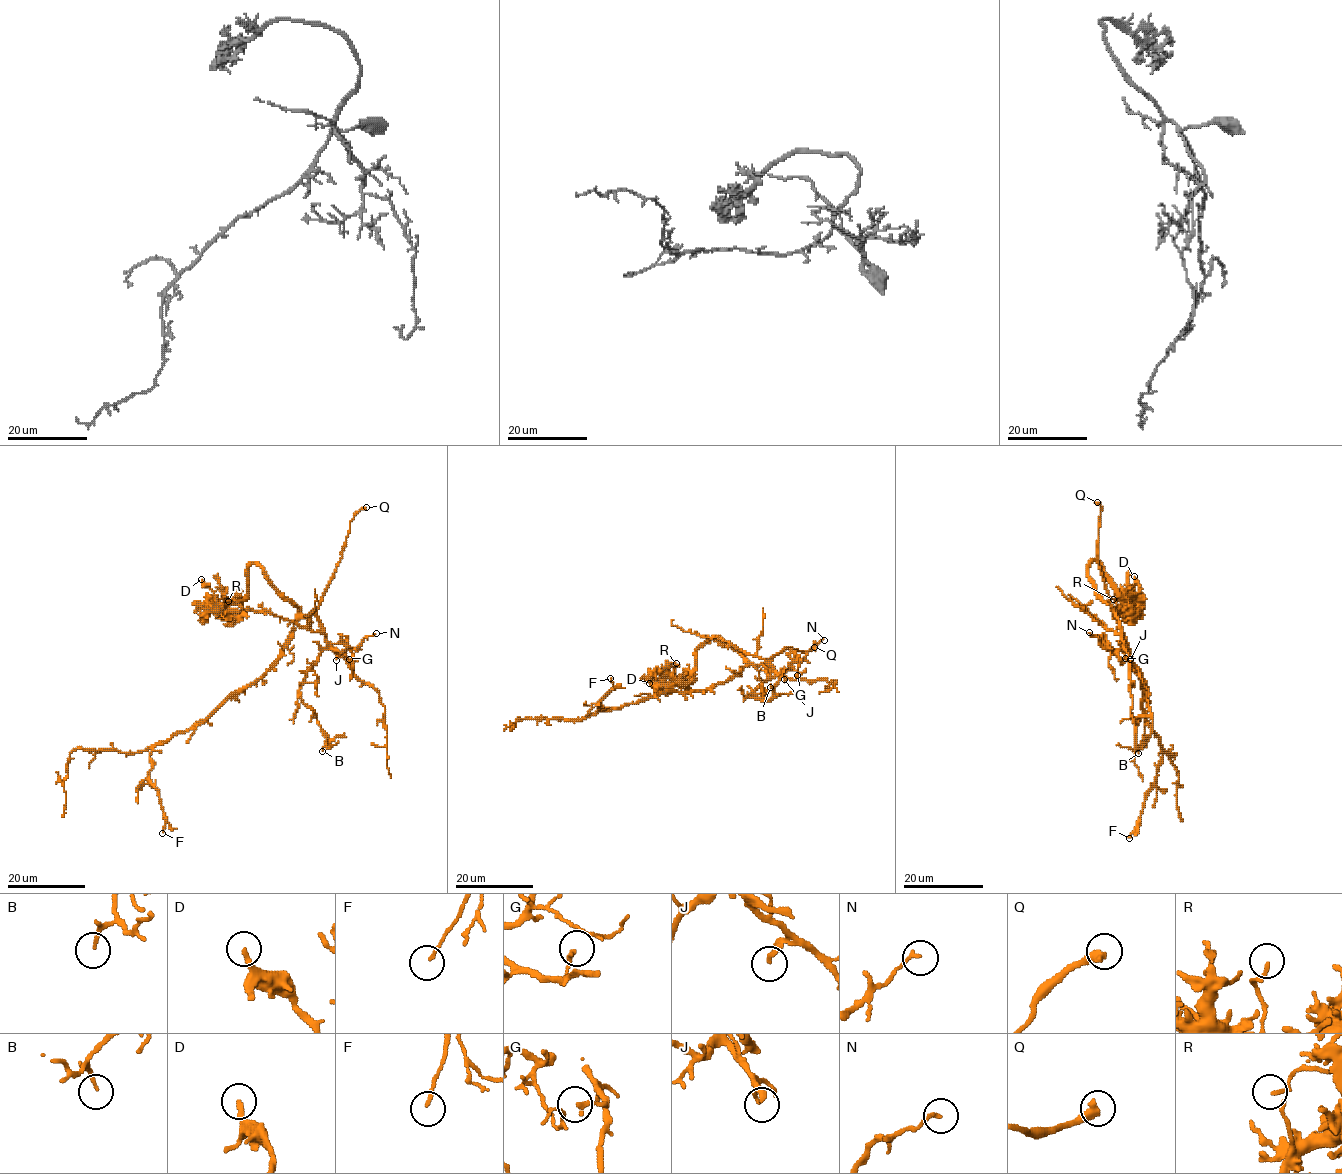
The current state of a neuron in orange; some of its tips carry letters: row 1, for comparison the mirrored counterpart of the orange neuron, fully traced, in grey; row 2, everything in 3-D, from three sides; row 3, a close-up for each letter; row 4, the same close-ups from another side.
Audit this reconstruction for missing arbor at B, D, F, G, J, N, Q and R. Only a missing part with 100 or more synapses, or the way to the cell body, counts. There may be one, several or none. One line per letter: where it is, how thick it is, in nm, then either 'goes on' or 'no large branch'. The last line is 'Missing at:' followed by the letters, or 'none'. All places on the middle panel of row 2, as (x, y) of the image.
B: place (770, 687); calibre 140 nm; no large branch
D: place (649, 683); calibre 240 nm; no large branch
F: place (610, 678); calibre 120 nm; no large branch
G: place (797, 675); calibre 140 nm; no large branch
J: place (784, 679); calibre 140 nm; no large branch
N: place (824, 640); calibre 150 nm; no large branch
Q: place (814, 647); calibre 380 nm; goes on
R: place (676, 663); calibre 170 nm; no large branch
Missing at: Q

